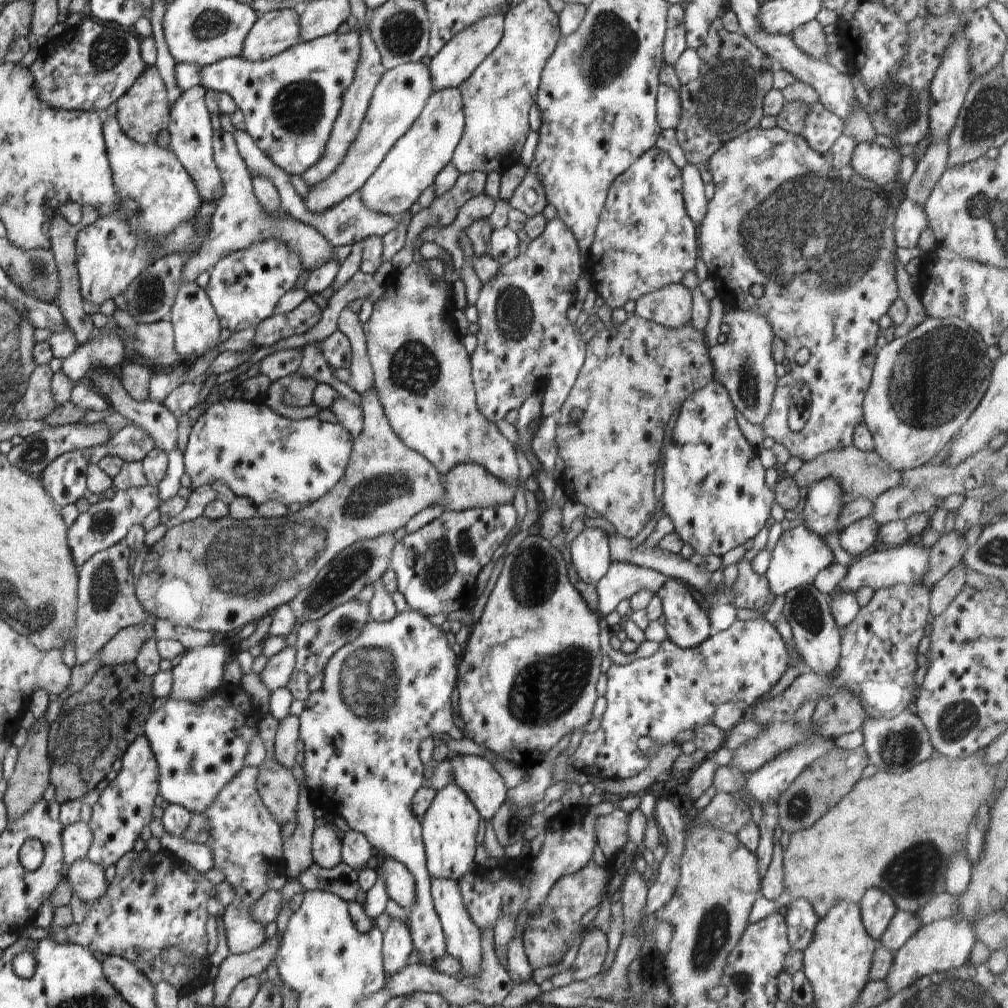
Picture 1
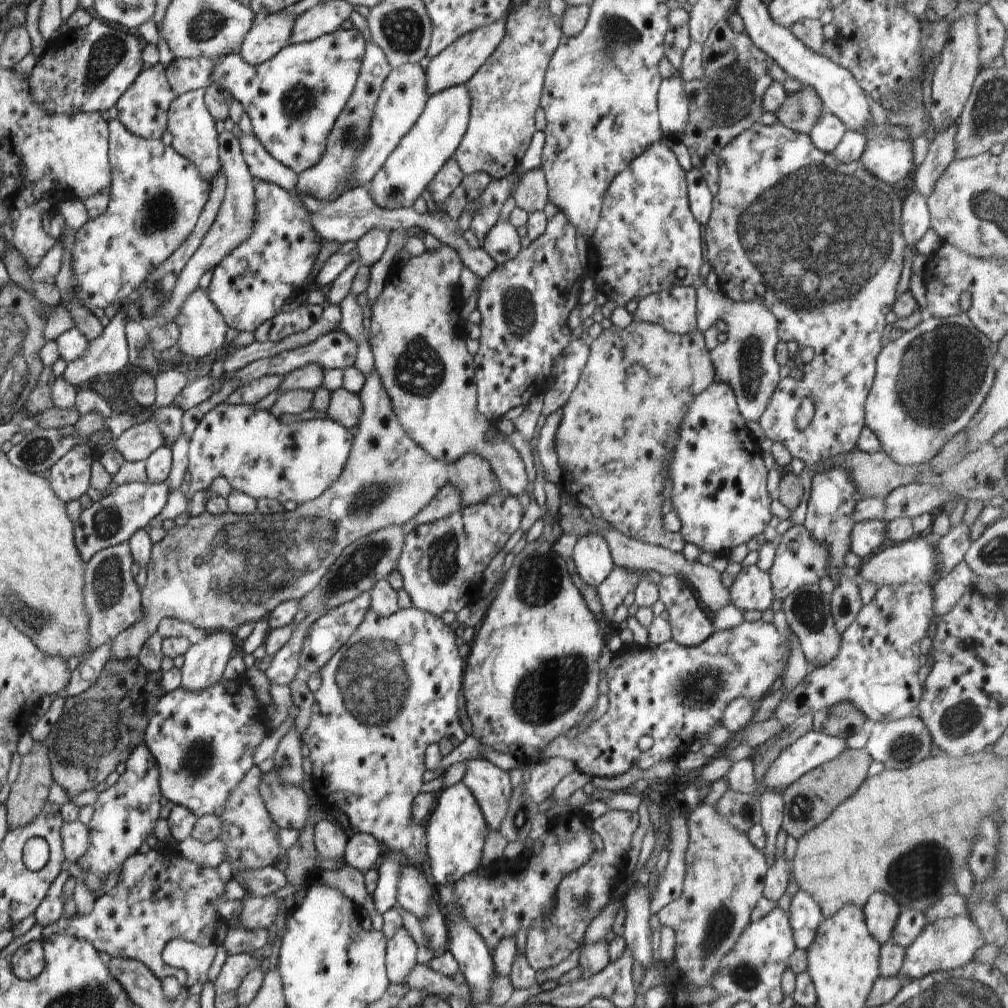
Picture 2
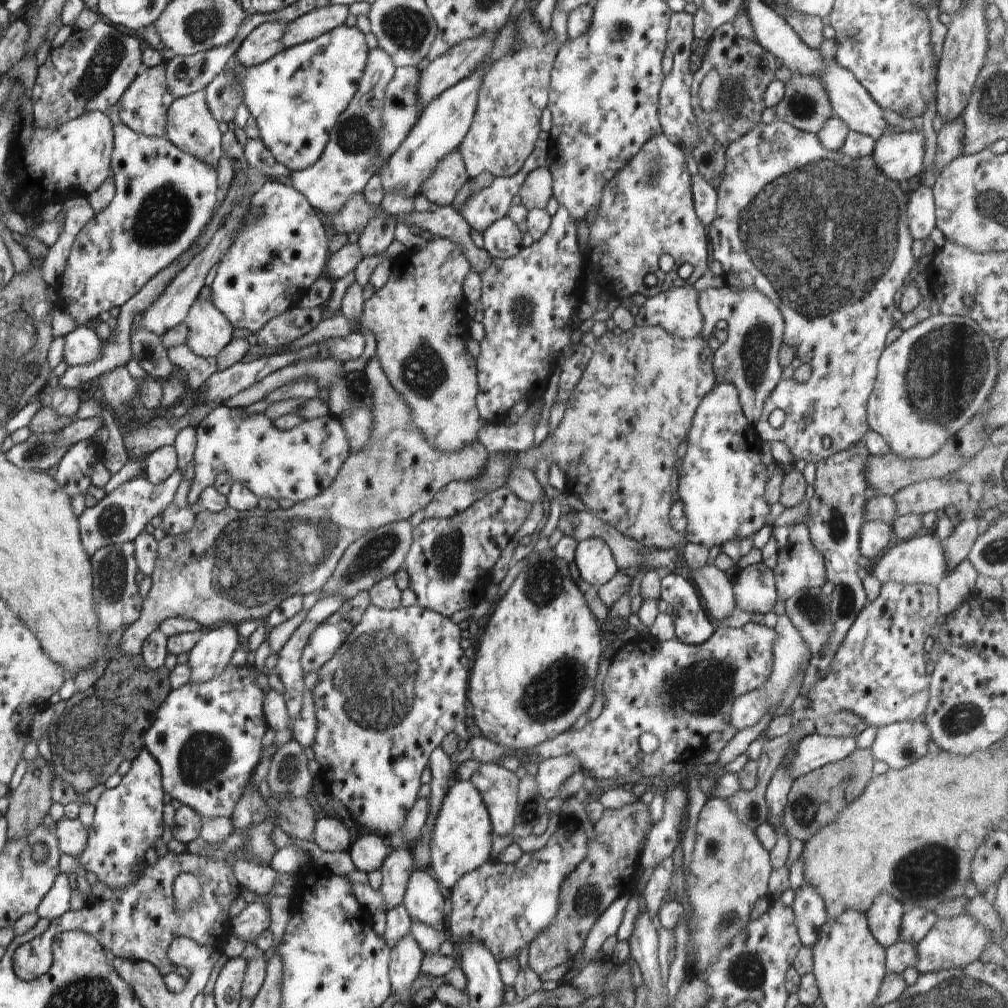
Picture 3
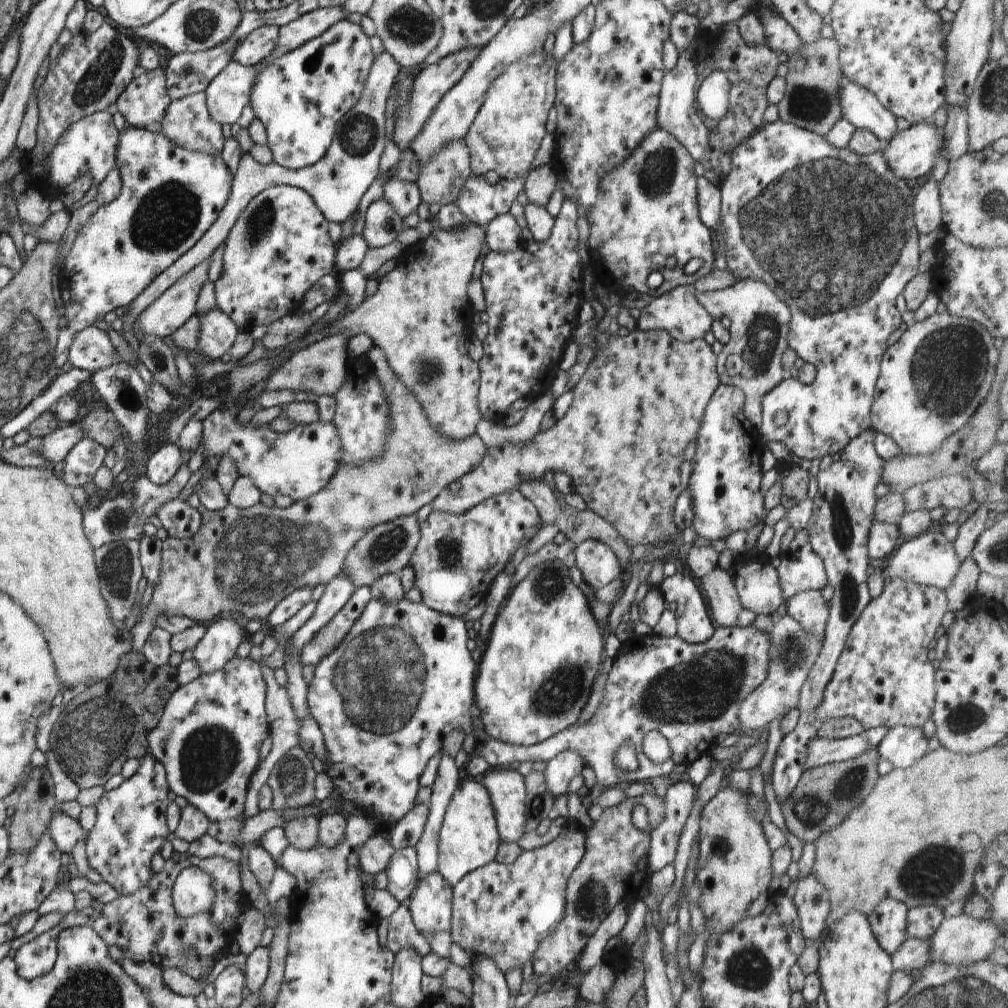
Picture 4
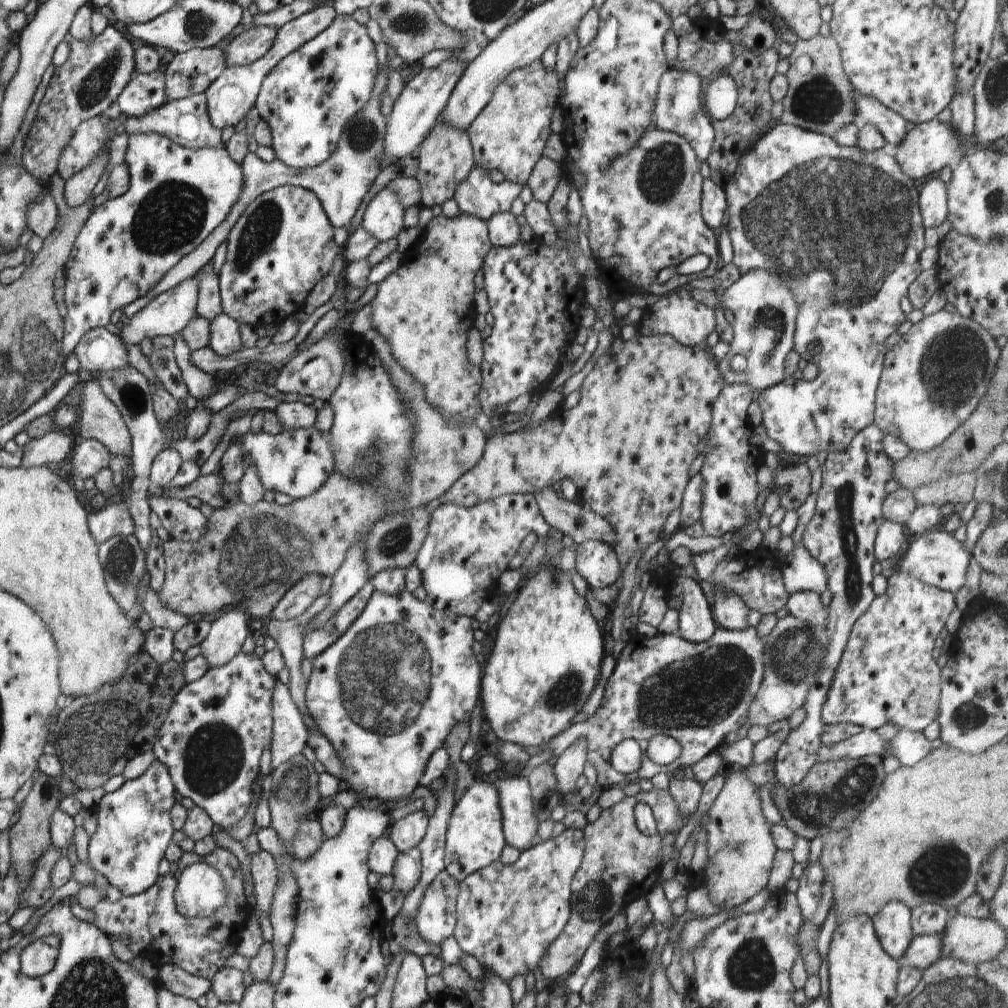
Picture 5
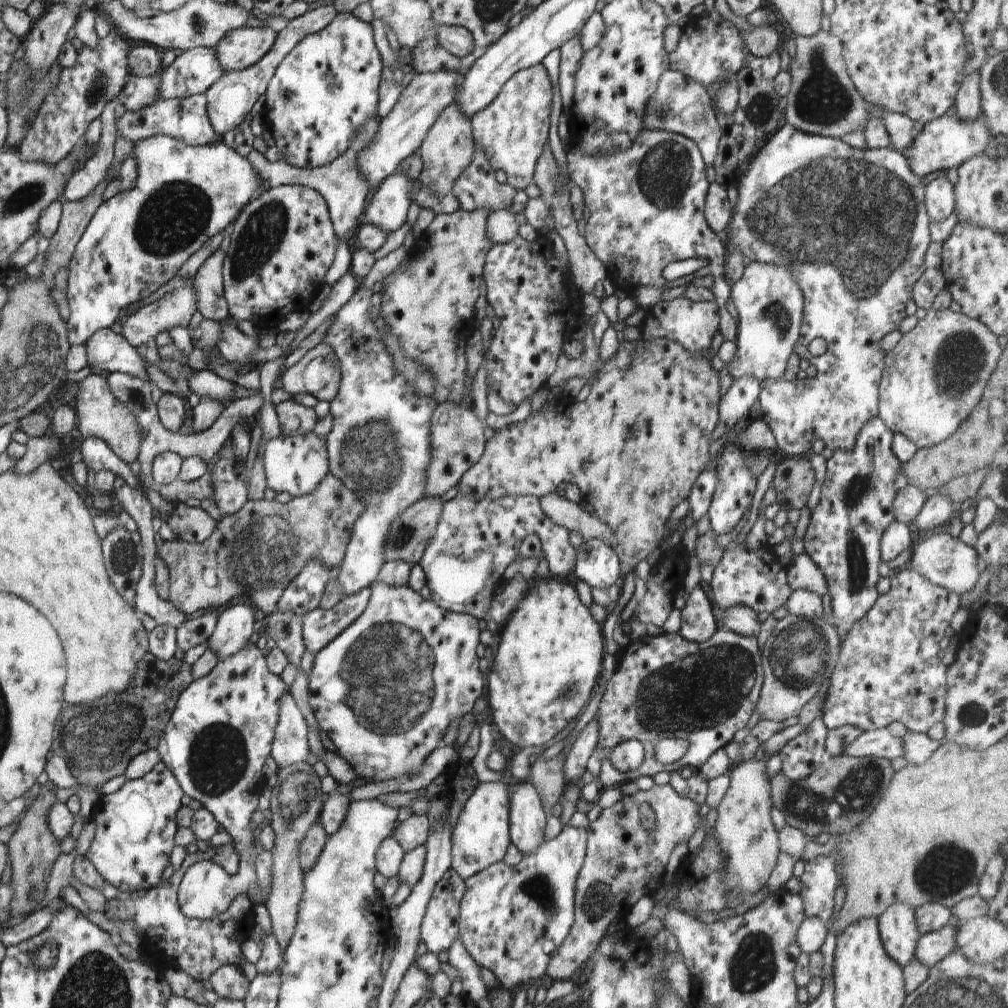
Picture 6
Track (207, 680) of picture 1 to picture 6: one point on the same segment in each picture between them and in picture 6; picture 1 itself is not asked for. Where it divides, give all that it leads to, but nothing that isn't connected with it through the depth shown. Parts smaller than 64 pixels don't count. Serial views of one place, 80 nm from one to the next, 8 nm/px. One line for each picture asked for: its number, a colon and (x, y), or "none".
2: (204, 663)
3: (211, 654)
4: (218, 645)
5: (227, 633)
6: (233, 629)

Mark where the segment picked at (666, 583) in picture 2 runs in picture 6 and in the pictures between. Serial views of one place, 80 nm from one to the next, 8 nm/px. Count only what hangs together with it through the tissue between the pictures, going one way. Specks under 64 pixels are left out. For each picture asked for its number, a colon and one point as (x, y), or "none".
3: (691, 624)
4: (694, 625)
5: (697, 624)
6: (698, 624)

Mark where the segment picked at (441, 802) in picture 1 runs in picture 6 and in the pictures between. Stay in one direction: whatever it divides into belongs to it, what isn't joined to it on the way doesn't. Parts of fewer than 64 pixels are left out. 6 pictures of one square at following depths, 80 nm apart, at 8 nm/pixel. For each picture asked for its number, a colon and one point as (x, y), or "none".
2: (455, 831)
3: (461, 839)
4: (468, 838)
5: (474, 838)
6: (480, 837)

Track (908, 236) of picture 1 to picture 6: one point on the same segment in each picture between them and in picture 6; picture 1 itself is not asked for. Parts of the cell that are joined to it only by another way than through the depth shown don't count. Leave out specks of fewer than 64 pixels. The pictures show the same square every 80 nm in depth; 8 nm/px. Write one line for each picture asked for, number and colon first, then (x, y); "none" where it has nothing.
2: (915, 216)
3: (921, 206)
4: (926, 205)
5: (932, 201)
6: (939, 199)

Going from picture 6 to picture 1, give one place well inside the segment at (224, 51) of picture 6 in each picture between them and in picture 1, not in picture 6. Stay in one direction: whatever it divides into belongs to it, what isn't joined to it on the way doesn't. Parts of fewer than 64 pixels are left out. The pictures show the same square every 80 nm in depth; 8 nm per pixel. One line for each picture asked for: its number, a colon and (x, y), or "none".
1: (274, 32)
2: (272, 32)
3: (264, 42)
4: (255, 48)
5: (249, 46)

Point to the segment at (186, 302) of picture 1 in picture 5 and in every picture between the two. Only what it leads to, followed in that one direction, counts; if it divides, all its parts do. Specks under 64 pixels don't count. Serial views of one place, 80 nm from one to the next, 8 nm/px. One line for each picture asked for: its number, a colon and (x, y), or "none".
2: (202, 329)
3: (209, 331)
4: (217, 332)
5: (225, 338)

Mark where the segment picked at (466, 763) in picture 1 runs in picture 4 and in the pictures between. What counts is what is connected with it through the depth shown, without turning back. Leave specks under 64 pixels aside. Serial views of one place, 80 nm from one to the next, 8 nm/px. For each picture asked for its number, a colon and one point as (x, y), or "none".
2: (490, 785)
3: (498, 786)
4: (507, 787)

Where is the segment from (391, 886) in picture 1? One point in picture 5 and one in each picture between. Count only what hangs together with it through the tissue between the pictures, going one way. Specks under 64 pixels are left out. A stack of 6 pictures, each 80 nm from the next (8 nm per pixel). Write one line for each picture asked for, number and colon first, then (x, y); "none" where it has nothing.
2: (414, 893)
3: (425, 900)
4: (430, 903)
5: (435, 919)

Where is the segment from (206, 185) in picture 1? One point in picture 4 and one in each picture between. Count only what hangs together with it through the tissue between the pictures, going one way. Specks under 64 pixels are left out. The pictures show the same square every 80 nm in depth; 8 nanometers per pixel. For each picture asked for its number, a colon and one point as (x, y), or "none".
2: (194, 136)
3: (191, 127)
4: (187, 123)

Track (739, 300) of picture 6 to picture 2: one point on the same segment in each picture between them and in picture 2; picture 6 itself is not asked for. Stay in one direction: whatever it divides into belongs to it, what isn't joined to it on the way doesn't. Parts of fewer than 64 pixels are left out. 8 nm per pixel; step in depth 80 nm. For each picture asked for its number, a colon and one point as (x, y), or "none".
2: (745, 361)
3: (748, 359)
4: (759, 327)
5: (765, 313)

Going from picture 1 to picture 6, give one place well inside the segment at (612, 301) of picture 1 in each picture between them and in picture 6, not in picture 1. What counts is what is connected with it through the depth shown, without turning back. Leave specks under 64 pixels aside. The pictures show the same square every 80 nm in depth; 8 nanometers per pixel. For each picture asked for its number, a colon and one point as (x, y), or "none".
2: (646, 233)
3: (647, 209)
4: (645, 210)
5: (644, 209)
6: (647, 204)

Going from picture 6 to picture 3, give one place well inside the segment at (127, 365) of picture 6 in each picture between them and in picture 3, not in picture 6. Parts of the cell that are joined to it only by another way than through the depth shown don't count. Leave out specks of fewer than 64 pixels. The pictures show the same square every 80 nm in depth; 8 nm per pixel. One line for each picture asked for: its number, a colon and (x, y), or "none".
3: (82, 346)
4: (91, 349)
5: (101, 349)

